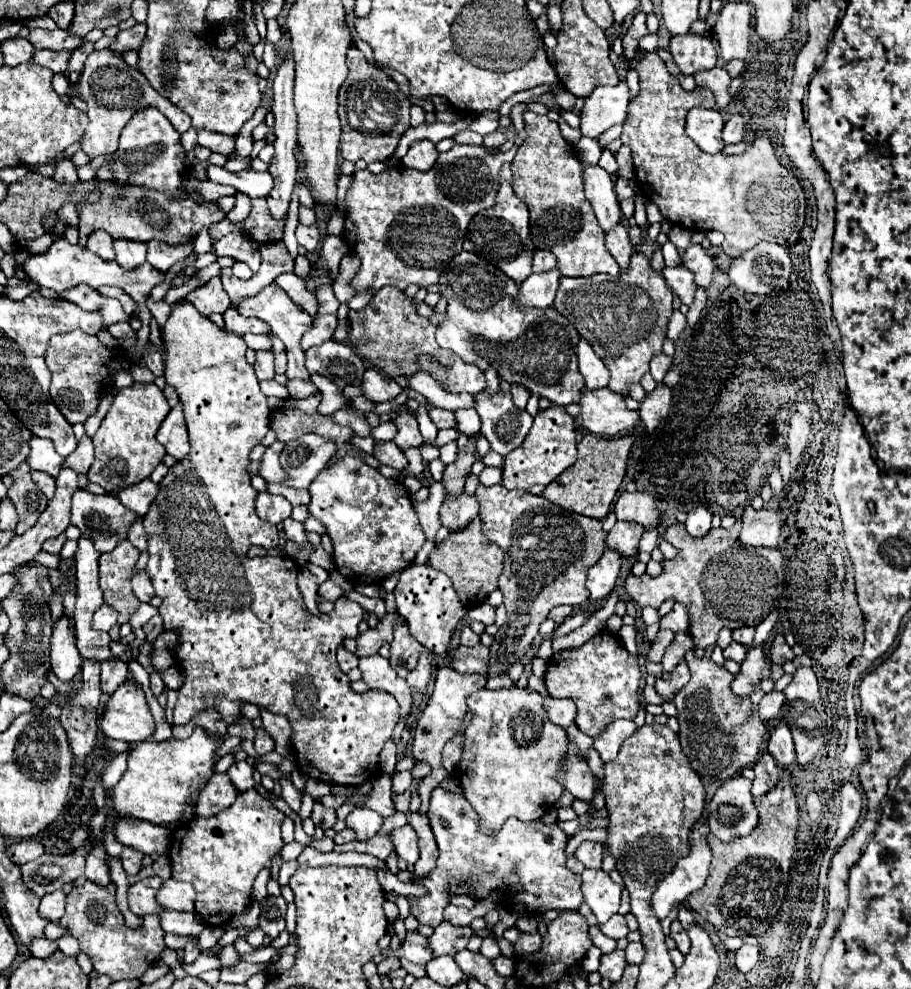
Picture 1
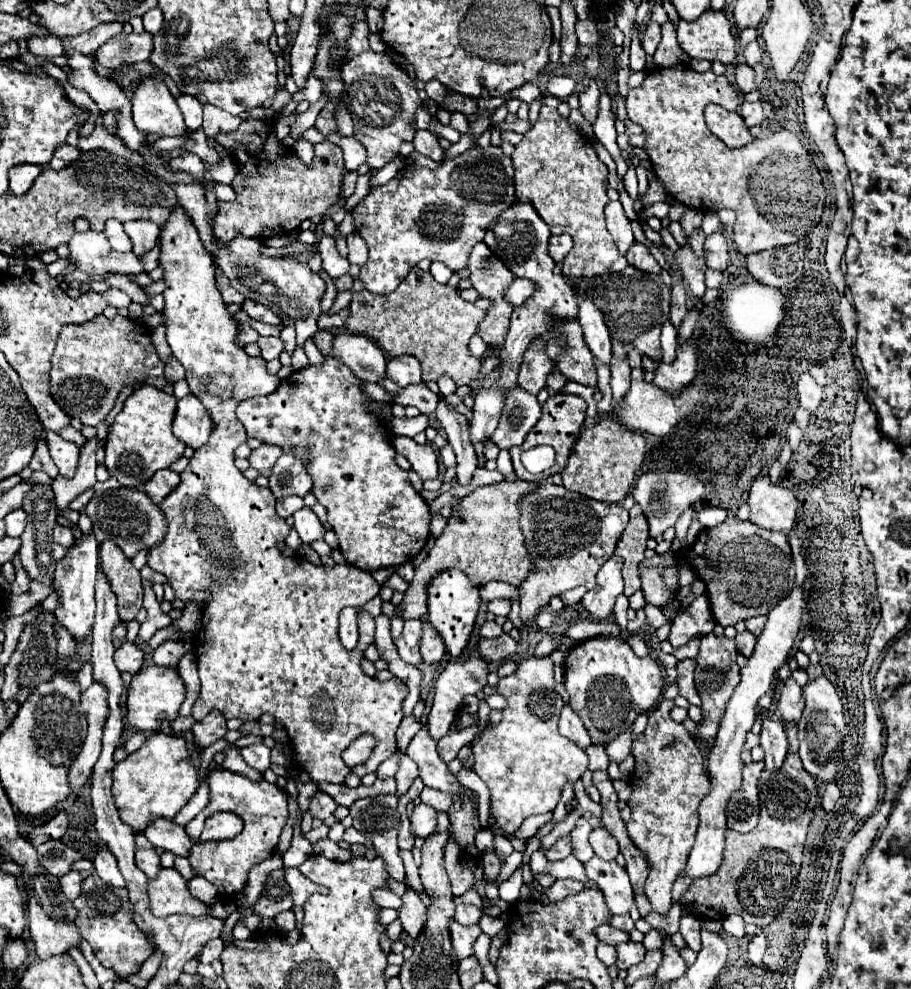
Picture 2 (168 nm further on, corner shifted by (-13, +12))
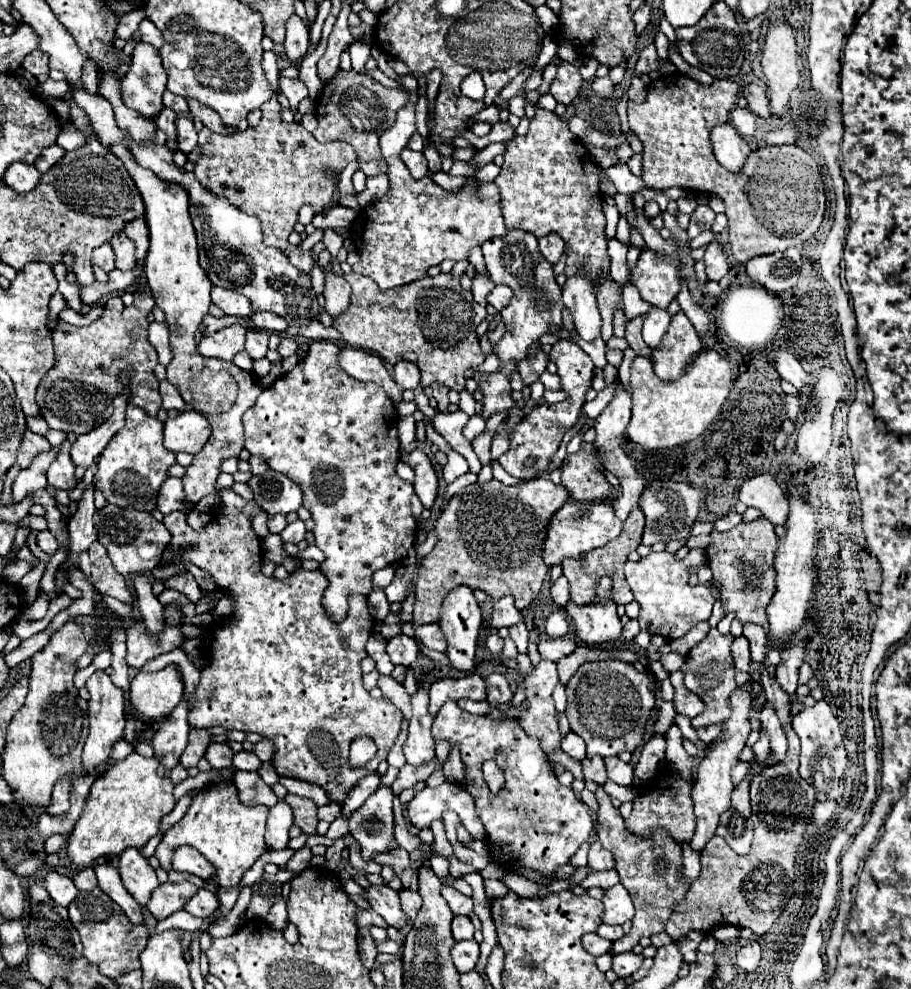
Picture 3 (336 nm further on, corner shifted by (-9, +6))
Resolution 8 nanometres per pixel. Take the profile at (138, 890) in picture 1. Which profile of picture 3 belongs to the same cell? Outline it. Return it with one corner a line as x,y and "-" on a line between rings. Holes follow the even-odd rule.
187,881
161,883
153,891
153,895
147,903
147,909
153,913
155,919
165,919
175,911
181,911
187,905
187,901
195,895
195,891
197,891
197,887

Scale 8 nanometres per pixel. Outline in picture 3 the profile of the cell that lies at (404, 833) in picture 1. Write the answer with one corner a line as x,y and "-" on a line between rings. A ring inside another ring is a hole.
445,781
439,787
425,787
423,791
415,793
415,797
409,803
407,817
417,829
429,829
433,821
441,819
443,811
455,811
459,813
463,825
475,839
487,839
485,827
475,811
473,795
467,791
461,783
449,783

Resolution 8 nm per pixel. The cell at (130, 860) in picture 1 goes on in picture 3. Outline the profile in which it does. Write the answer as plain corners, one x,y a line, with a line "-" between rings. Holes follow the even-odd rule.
125,849
119,857
119,873
127,891
135,897
137,903
145,905
151,899
153,889
159,885
155,869
141,855
139,849

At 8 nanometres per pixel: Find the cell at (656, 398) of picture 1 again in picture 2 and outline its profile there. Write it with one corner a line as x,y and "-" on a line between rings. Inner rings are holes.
693,339
689,343
679,343
677,357
673,363
661,363
655,371
653,383
667,391
679,391
687,385
697,371
697,353

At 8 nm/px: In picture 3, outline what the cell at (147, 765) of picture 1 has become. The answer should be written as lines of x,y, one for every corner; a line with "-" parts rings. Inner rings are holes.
131,753
127,759
111,763
105,775
97,777
83,807
83,813
69,837
67,855
79,867
87,867
93,859
103,855
121,855
127,847
141,849
151,837
159,833
161,819
173,811
173,781
159,777
159,759

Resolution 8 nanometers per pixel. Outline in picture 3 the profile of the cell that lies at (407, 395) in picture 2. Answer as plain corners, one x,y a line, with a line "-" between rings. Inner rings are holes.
455,411
455,413
447,413
447,415
445,415
445,413
437,413
437,415
433,417
433,427
443,435
443,439
445,439
447,443
451,443
451,447
453,447
457,453
461,453
461,455
467,459
469,471
479,473
481,463
479,463
475,451
471,449
471,443
461,435
461,429
463,429
463,425
465,425
467,421
469,421
469,415
463,413
463,411

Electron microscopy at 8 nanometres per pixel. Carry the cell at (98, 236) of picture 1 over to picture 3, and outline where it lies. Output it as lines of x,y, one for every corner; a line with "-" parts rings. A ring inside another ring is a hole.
117,233
111,237
111,247
115,251
115,257
117,257
117,269
121,271
127,271
131,269
137,261
135,261
135,247
133,247
133,241
123,235
123,233

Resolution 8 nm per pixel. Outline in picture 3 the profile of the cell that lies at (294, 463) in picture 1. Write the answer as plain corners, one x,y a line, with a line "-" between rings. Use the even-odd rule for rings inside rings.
267,471
265,475
253,475
249,487
255,493
255,501
269,513
289,513
303,507
303,493
289,477

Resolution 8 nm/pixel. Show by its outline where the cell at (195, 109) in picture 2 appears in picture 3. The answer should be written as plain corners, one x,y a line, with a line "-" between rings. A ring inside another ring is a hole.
183,113
177,115
177,139
179,139
179,151
191,153
197,147
197,131
193,125
193,115

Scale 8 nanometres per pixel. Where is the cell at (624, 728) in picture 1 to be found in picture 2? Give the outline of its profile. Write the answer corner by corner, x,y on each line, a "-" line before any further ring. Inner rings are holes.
627,729
613,743
609,743
605,751
607,751
607,755
609,755
611,761
623,763
627,759
627,755
631,753
631,729

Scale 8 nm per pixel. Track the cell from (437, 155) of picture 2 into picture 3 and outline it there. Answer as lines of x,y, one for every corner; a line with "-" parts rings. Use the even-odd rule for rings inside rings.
405,147
405,149
401,151
401,159
405,161
407,169
411,171
411,175
413,175
415,179
421,179
421,177
425,177
425,175
429,173
429,169
427,169
427,159
425,159
423,151
413,151
413,149

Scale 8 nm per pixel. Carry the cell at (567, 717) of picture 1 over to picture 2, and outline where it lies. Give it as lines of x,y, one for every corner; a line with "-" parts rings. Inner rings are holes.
563,707
561,711
561,719
559,719
559,733
567,739
571,739
573,743
577,743
581,749
587,749
591,745
589,733
583,727
583,721
579,719
579,715
571,709
571,707

